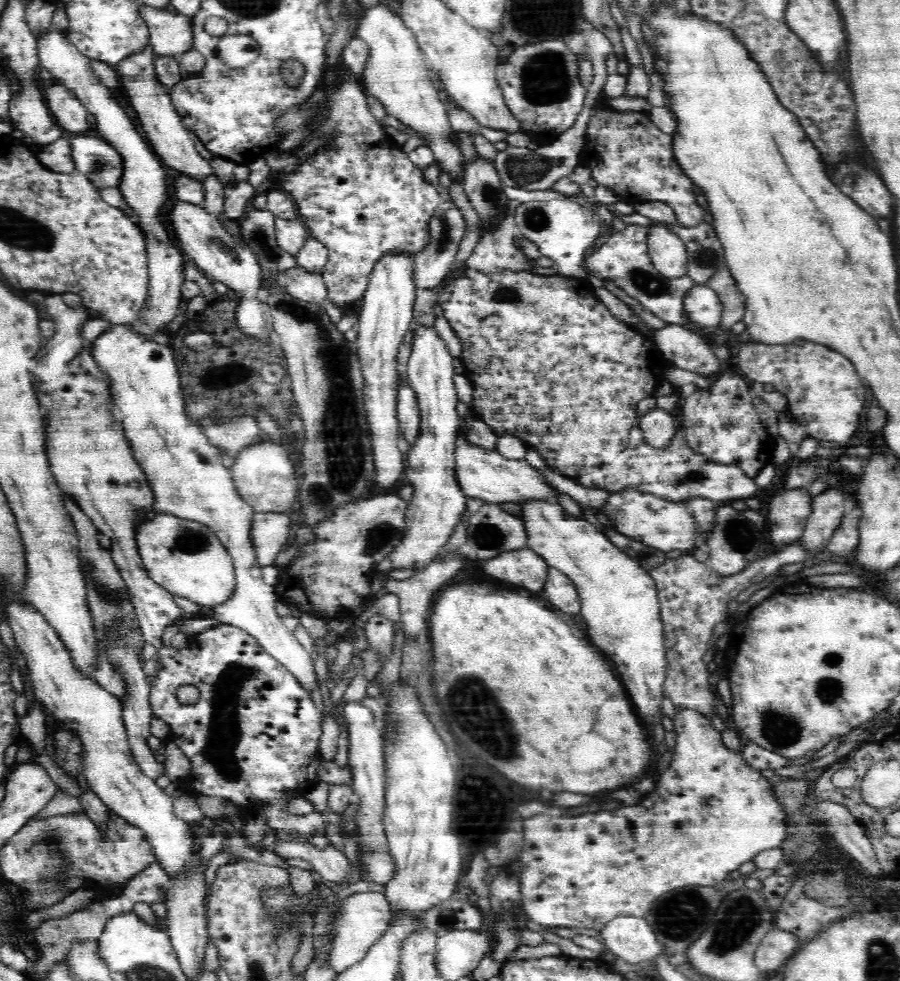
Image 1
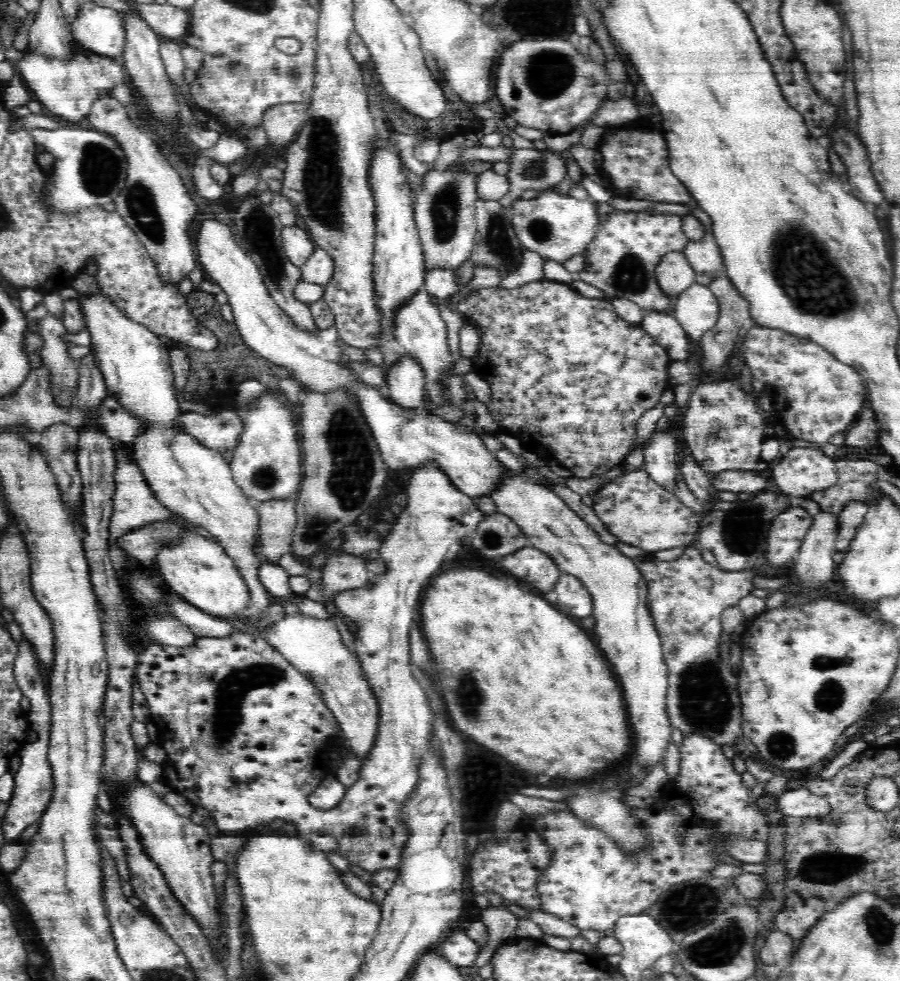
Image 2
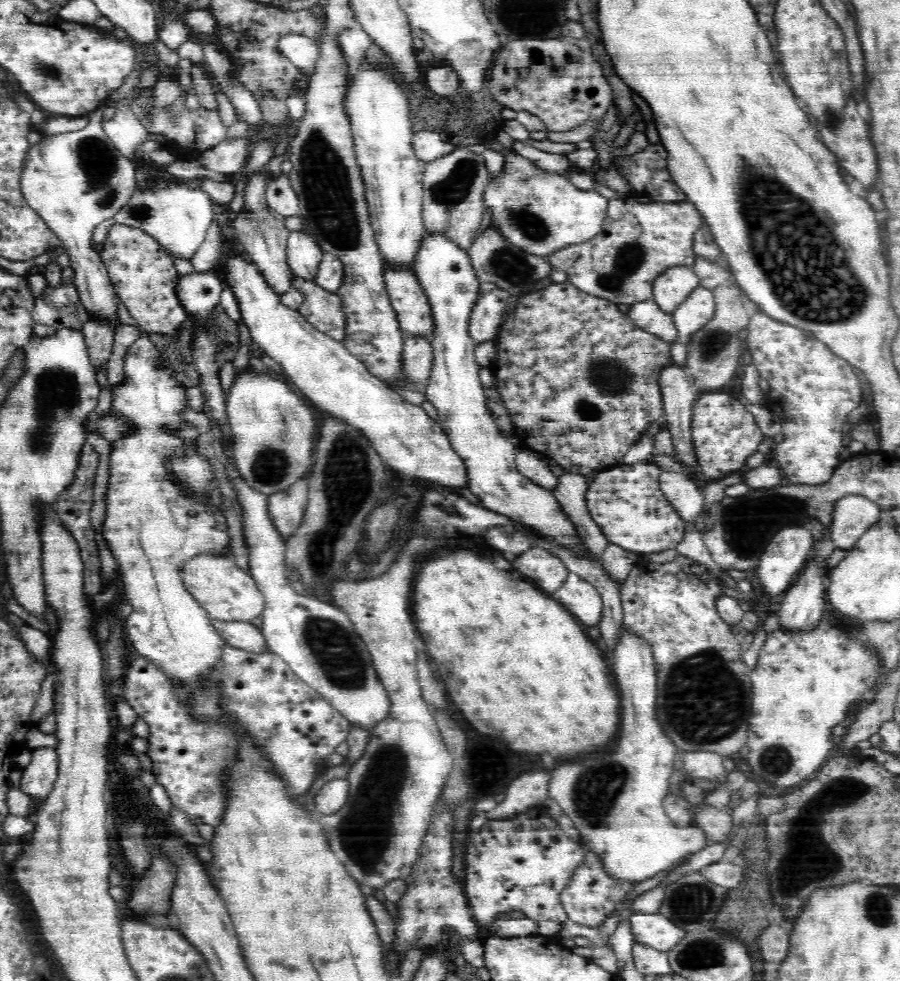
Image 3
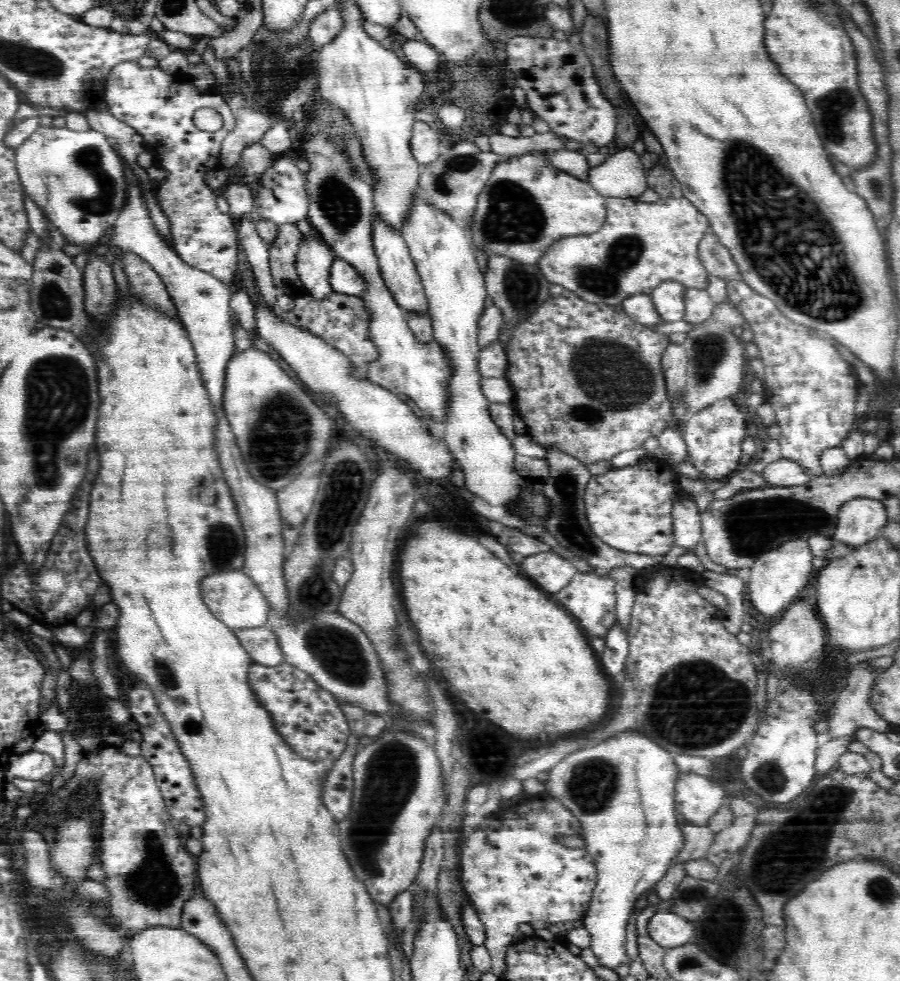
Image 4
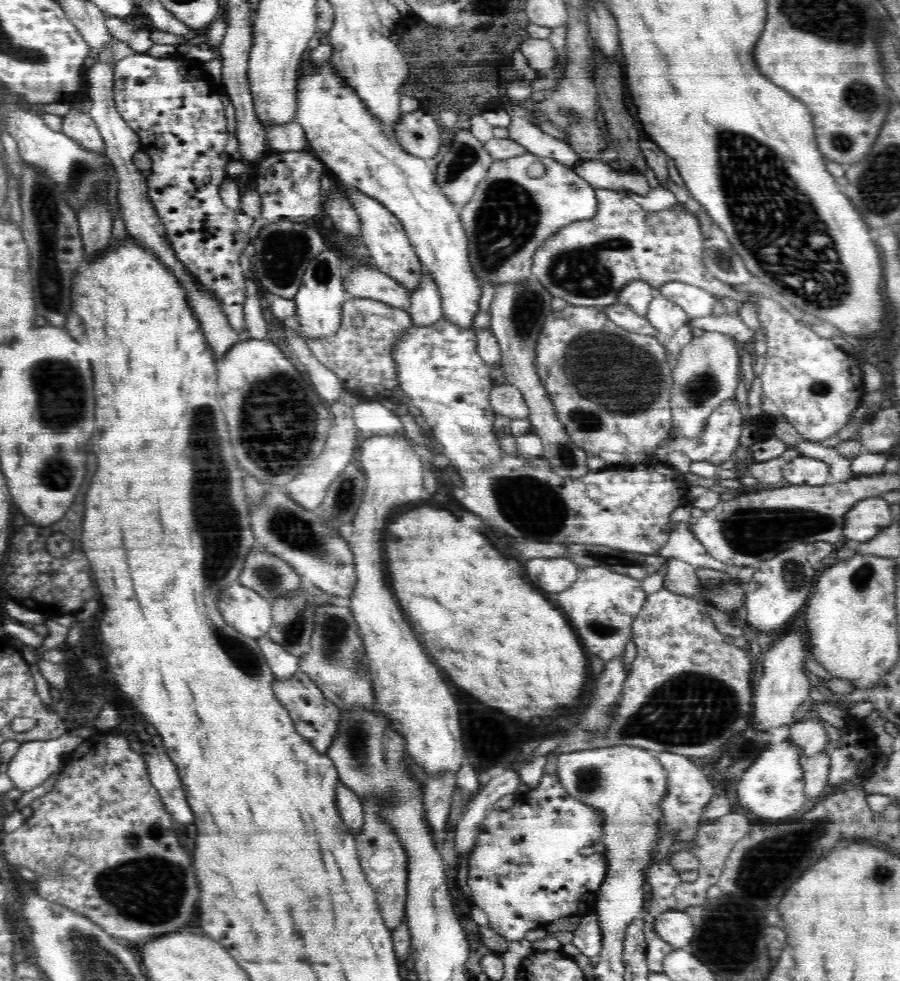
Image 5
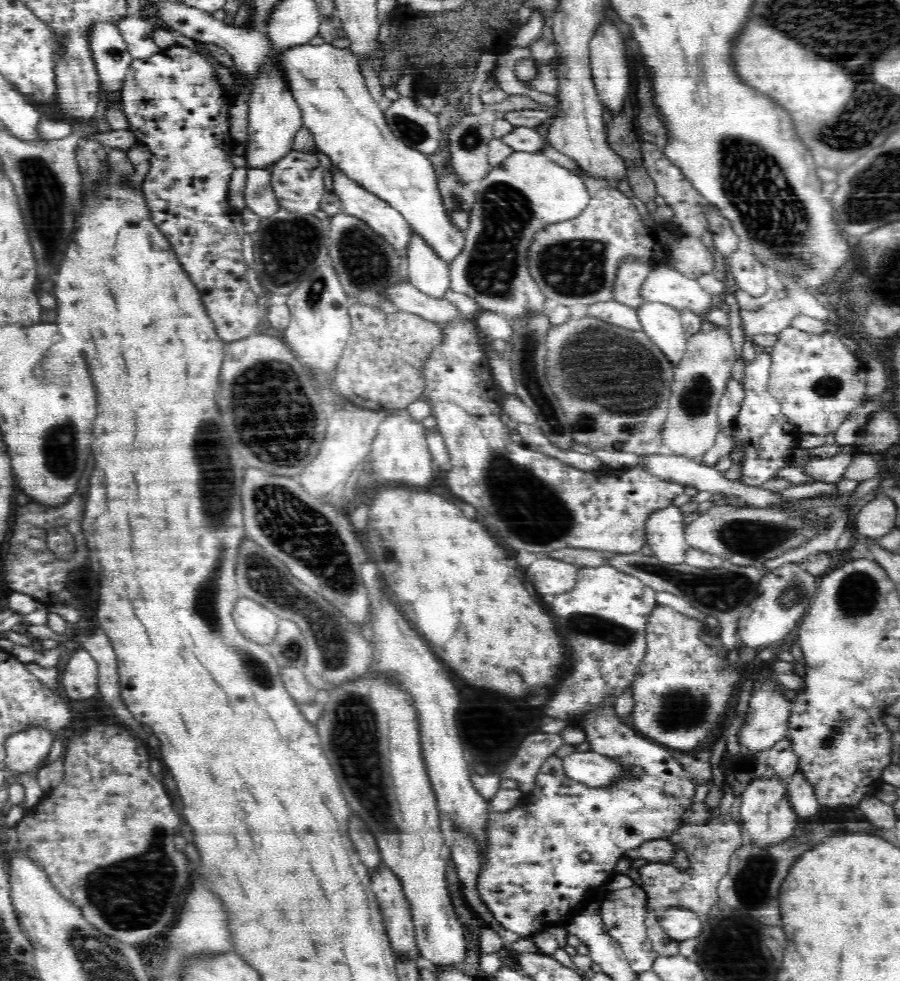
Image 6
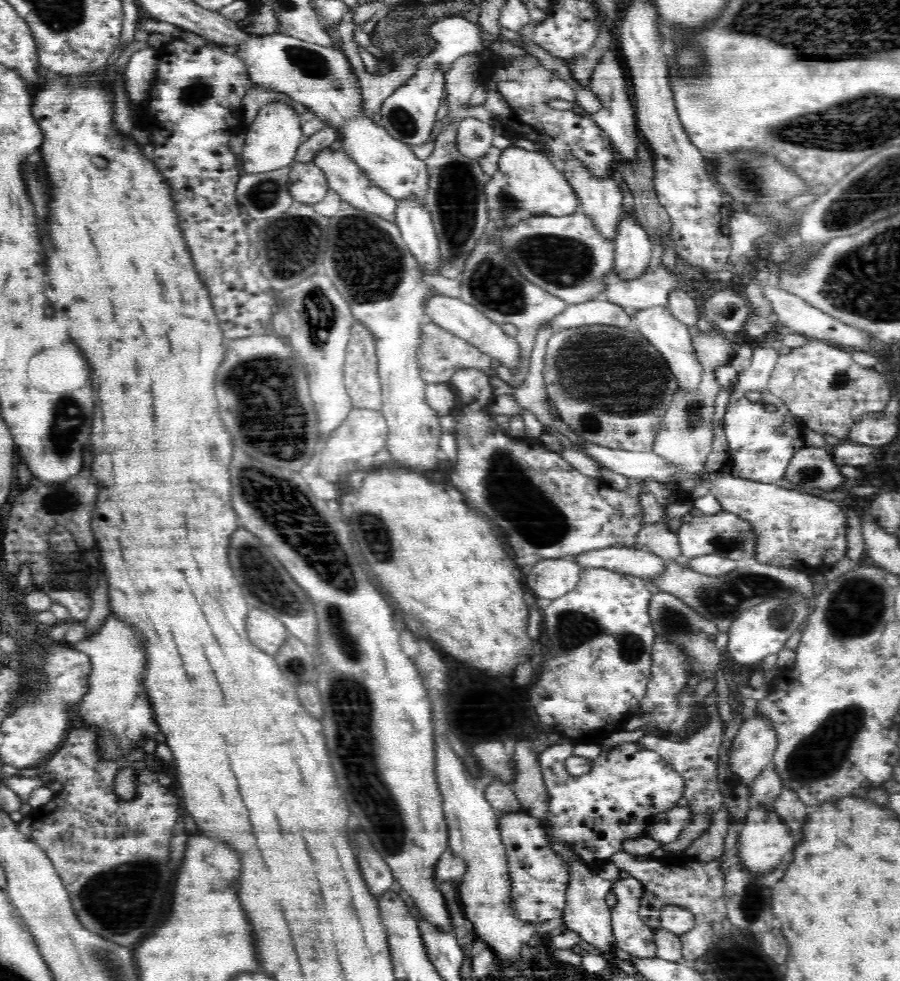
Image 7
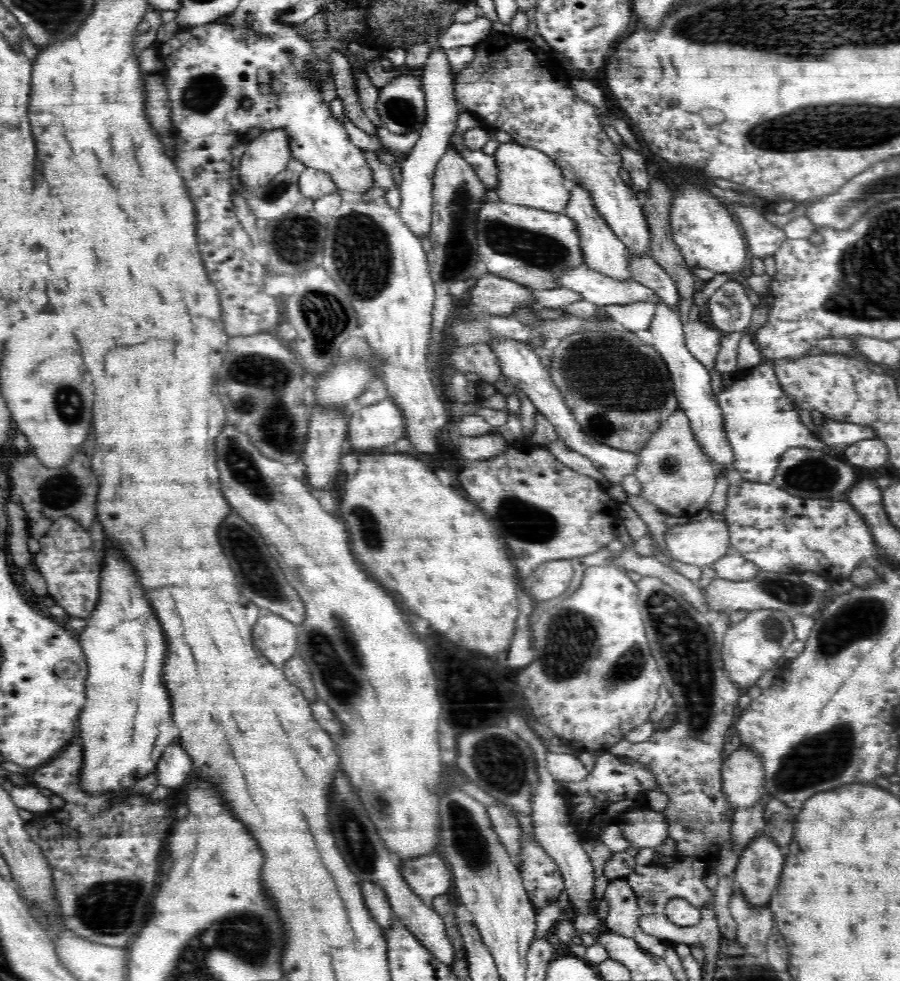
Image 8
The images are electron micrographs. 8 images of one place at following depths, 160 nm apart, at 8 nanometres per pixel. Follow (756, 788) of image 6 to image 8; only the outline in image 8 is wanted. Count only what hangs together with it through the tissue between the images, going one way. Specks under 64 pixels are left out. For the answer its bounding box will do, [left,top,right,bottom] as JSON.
[733,836,784,908]

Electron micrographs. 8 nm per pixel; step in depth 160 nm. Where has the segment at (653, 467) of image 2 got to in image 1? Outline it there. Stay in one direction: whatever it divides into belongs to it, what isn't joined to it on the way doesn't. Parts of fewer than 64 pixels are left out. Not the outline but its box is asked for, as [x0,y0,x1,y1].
[641,408,676,447]

